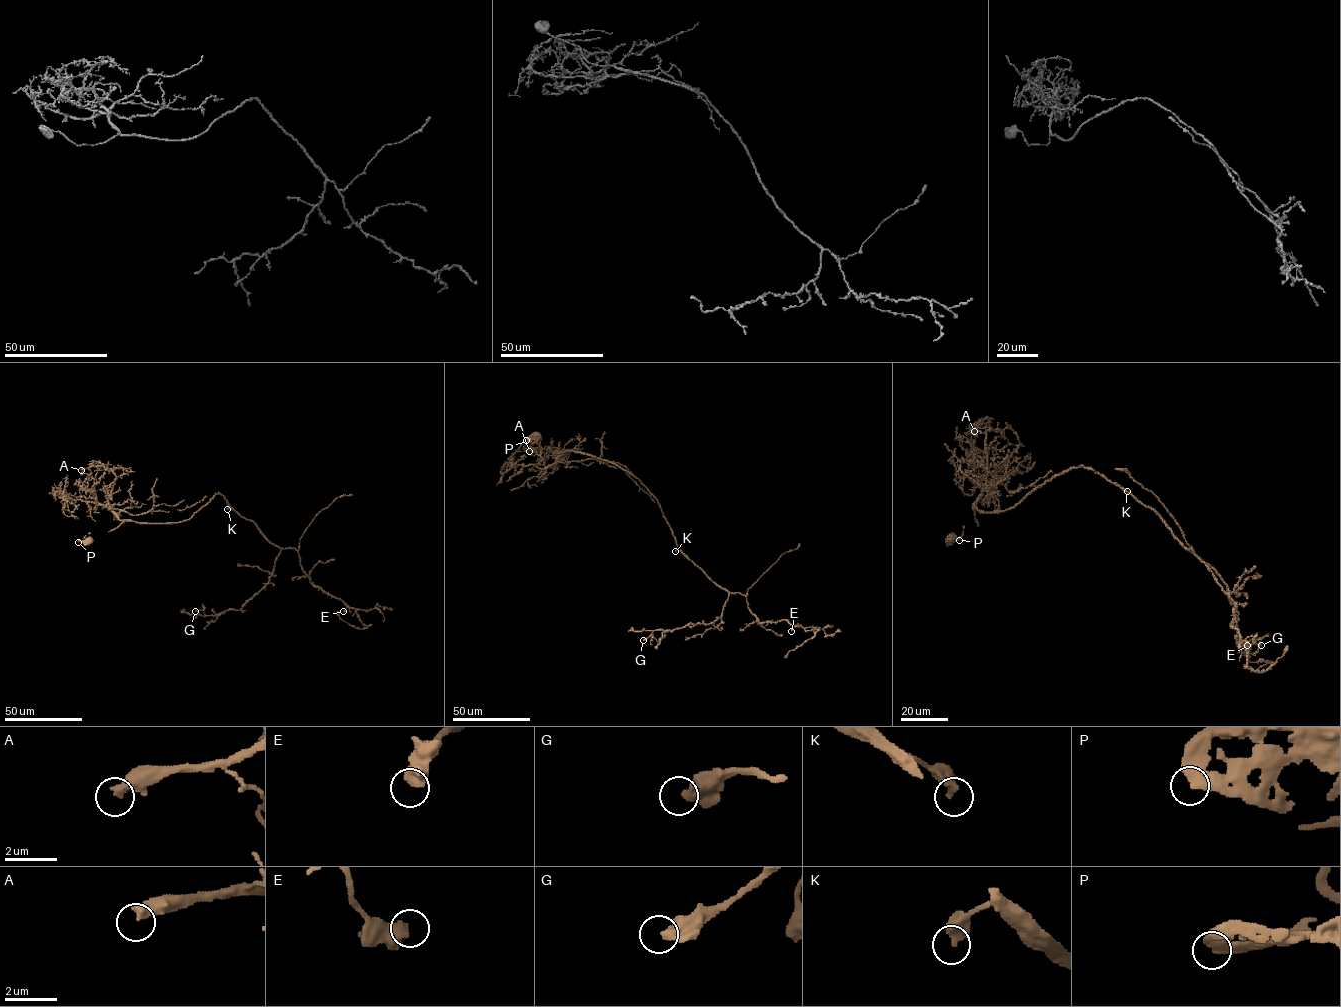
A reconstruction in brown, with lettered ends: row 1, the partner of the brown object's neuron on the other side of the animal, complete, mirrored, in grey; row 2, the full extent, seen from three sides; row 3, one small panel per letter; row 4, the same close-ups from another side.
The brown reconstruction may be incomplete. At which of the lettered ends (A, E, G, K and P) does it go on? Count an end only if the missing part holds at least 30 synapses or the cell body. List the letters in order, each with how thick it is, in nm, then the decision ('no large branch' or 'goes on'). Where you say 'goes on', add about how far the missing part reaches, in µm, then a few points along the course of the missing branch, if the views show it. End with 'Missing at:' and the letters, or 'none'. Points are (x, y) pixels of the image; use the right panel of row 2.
A: 440 nm thick; goes on; about 20 µm are missing; missing branch runs (974, 431), (977, 436), (1000, 444)
E: 550 nm thick; no large branch
G: 480 nm thick; no large branch
K: 480 nm thick; no large branch
P: 340 nm thick; no large branch
Missing at: A

